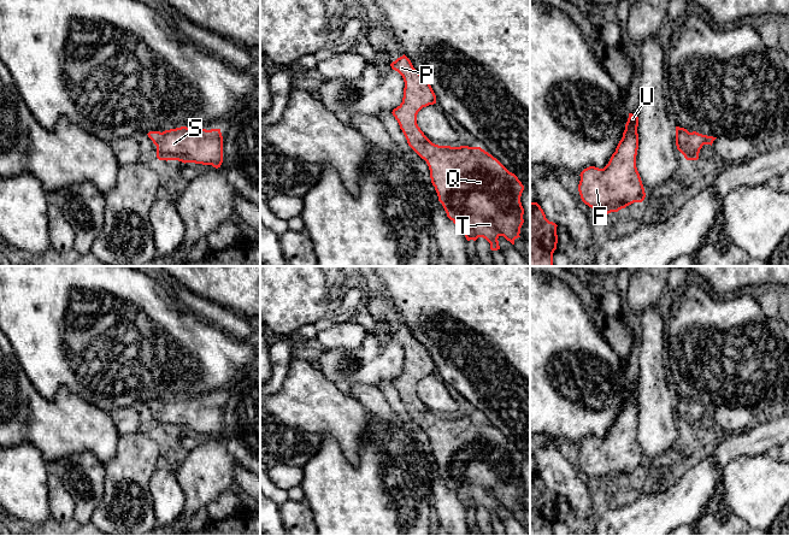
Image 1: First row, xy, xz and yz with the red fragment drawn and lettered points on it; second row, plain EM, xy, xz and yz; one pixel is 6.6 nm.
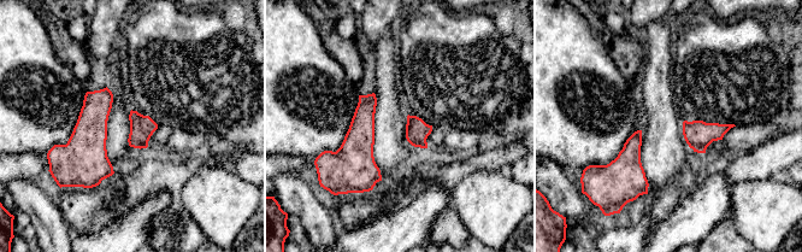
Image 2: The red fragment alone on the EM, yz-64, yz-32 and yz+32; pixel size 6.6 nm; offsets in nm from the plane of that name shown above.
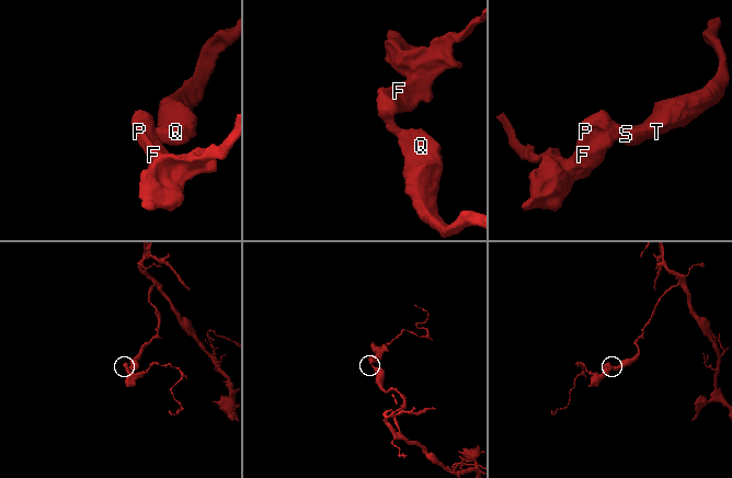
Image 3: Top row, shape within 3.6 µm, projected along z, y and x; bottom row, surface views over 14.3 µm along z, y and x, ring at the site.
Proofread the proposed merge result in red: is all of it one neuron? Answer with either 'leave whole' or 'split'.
leave whole

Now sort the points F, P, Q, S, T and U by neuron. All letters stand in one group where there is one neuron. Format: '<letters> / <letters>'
F P Q S T U

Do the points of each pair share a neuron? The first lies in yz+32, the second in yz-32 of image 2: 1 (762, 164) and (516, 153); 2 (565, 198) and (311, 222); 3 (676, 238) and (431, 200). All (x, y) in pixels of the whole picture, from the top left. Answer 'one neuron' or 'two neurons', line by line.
1: one neuron
2: one neuron
3: one neuron

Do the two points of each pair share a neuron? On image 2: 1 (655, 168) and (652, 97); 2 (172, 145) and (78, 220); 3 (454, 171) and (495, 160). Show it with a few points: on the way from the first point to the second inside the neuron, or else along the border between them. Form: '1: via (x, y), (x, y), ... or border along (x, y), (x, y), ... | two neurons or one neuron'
1: via (655, 150), (655, 115) | one neuron
2: border along (160, 151), (178, 157), (188, 156) | two neurons
3: via (464, 166), (485, 162) | one neuron

